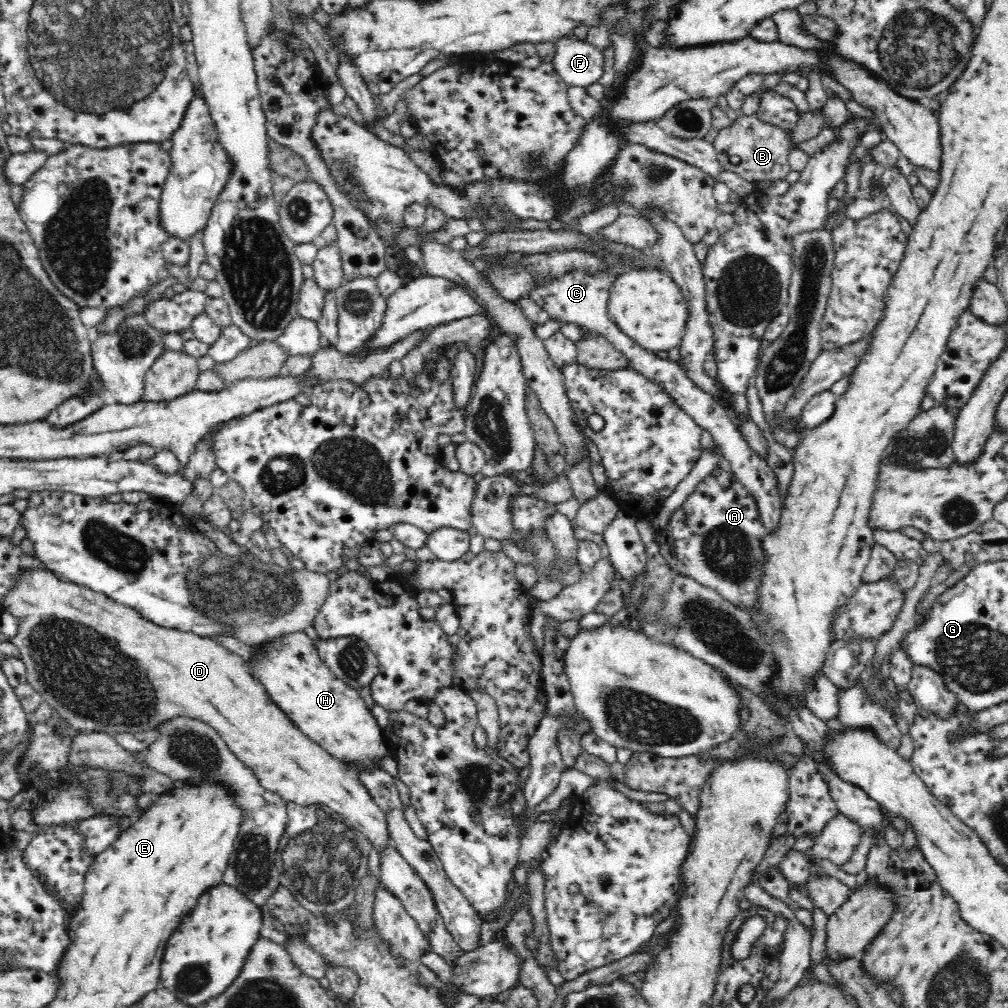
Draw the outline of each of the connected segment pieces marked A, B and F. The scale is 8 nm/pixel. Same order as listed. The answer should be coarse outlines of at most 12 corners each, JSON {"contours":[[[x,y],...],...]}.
{"contours":[[[728,467],[657,531],[675,574],[754,605],[767,531]],[[739,112],[717,132],[722,169],[788,179],[790,130]],[[571,37],[554,42],[552,66],[568,86],[604,76],[603,51]]]}

